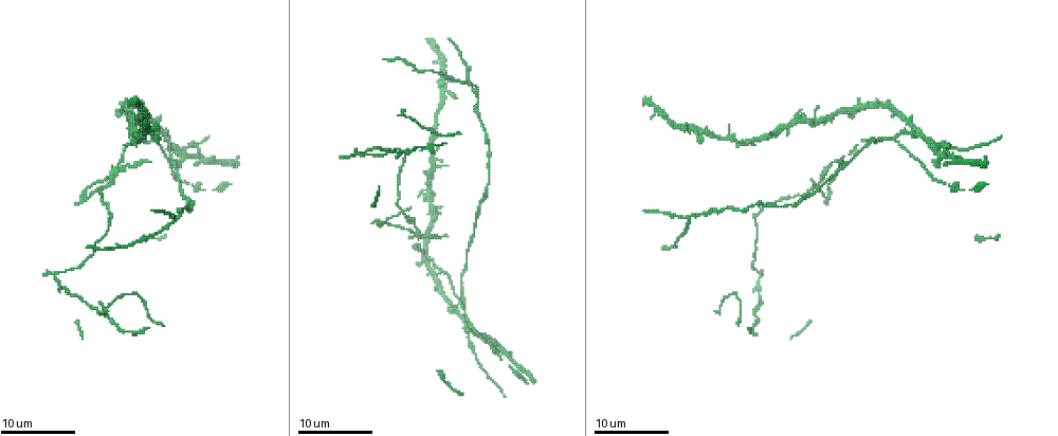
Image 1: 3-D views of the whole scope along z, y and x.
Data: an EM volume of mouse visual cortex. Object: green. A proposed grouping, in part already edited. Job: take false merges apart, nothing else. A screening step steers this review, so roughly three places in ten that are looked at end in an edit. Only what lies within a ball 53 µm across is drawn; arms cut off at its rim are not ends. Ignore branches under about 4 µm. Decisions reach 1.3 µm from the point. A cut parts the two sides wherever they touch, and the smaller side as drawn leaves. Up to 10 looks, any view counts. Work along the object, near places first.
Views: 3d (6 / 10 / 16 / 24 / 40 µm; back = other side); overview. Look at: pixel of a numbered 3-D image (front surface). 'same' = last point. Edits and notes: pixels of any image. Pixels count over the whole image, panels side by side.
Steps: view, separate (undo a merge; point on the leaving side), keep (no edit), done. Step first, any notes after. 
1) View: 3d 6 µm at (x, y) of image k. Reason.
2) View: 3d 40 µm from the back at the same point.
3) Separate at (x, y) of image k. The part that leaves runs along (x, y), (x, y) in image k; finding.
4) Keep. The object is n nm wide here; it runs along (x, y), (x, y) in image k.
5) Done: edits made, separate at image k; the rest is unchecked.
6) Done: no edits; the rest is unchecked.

View: 3d 10 µm at (400, 211) of image 1.

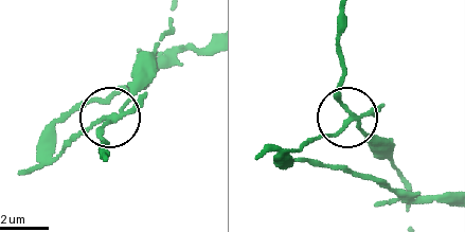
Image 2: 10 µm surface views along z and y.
View: 3d 6 µm at (349, 122) of image 2.

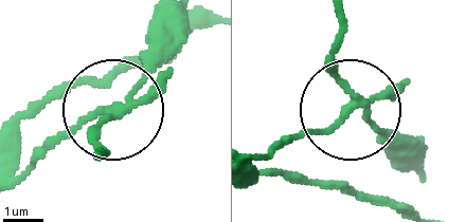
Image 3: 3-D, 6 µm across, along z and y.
Separate at (169, 76) of image 3. The object is 170 nm wide here; a second neuron is stuck on.

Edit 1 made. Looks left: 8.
View: 3d 10 µm at (172, 149) of image 1. Arms part here.

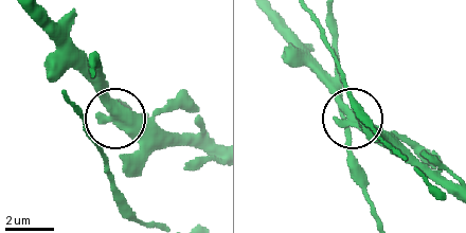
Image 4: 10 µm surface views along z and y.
Keep. The object is 410 nm wide here; it runs along (330, 18), (337, 91), (353, 115), (350, 174) in image 4; all the same neuron.

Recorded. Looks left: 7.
View: 3d 16 µm at (462, 287) of image 1. Arms part here.

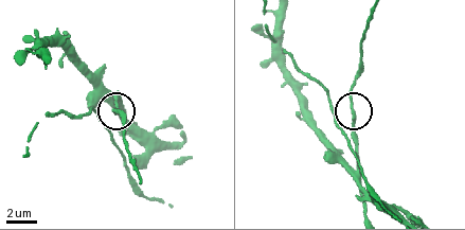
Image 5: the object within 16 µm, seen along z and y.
Keep. 3 arms meet here; it runs along (30, 141), (49, 116), (120, 111) in image 5; continuous, no second neuron.

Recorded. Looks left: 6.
View: 3d 10 µm at (54, 274) of image 1. Side arm on a straight run.

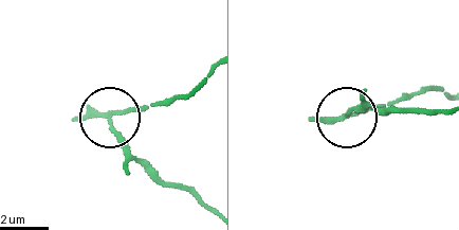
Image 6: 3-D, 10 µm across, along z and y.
Separate at (129, 149) of image 6. The part that leaves runs along (110, 123), (128, 152), (207, 205) in image 6; two neurons meet here.

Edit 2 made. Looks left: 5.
View: 3d 6 µm at (689, 220) of image 1.

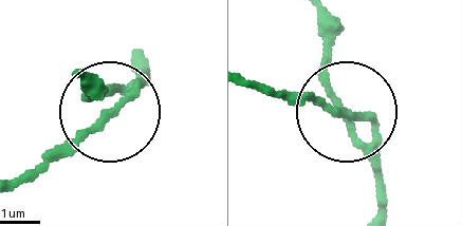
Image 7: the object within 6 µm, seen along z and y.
Keep. All the same neuron.

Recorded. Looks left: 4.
Done: edits made, separate at image 3, separate at image 6; the rest is unchecked.

